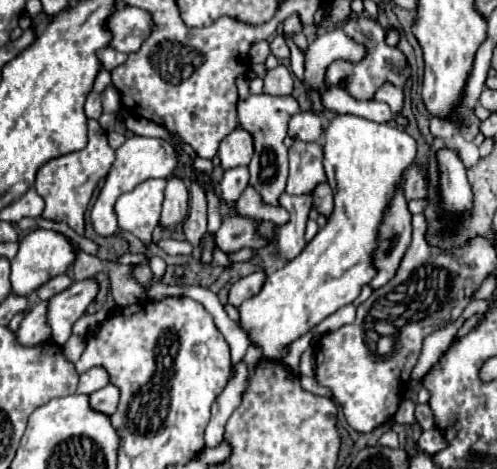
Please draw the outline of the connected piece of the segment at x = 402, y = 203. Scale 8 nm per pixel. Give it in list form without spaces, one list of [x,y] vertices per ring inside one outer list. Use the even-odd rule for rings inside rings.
[[[397,194],[397,198],[393,198],[393,210],[389,210],[385,222],[381,224],[381,238],[377,248],[377,278],[369,282],[373,290],[381,288],[395,276],[409,244],[411,244],[411,212],[407,210],[405,196]]]

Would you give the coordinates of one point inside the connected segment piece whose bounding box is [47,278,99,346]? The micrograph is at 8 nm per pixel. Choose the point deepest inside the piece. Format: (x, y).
(65, 308)

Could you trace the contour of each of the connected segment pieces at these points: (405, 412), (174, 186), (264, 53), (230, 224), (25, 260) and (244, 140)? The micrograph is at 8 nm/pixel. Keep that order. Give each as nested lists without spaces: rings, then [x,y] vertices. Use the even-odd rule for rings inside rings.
[[[403,400],[399,410],[395,412],[395,422],[397,424],[407,424],[407,426],[415,426],[417,418],[415,418],[415,402],[413,400]]]
[[[169,178],[159,224],[165,230],[175,230],[179,224],[185,222],[187,212],[189,212],[189,192],[185,184],[181,182],[181,178]]]
[[[257,42],[257,44],[253,44],[253,50],[249,52],[249,60],[253,64],[265,64],[265,60],[267,60],[269,54],[271,54],[269,42]]]
[[[235,212],[227,216],[221,224],[221,228],[215,234],[217,248],[223,250],[225,254],[235,254],[243,248],[249,248],[255,244],[255,230],[247,218],[237,216]]]
[[[37,228],[37,230],[29,232],[21,240],[19,252],[11,260],[11,286],[13,286],[13,292],[15,294],[21,294],[21,296],[29,296],[41,284],[45,284],[49,278],[53,278],[57,274],[65,274],[65,270],[73,262],[75,262],[75,248],[67,240],[67,236],[63,236],[59,232],[53,232],[53,230]]]
[[[235,128],[229,136],[221,140],[219,158],[225,170],[235,166],[247,166],[251,156],[253,156],[253,136],[247,130]]]

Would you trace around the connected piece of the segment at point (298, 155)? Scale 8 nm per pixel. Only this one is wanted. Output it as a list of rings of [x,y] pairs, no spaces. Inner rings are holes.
[[[293,142],[289,148],[287,194],[305,194],[313,190],[313,182],[321,182],[323,172],[323,144],[321,142]]]

